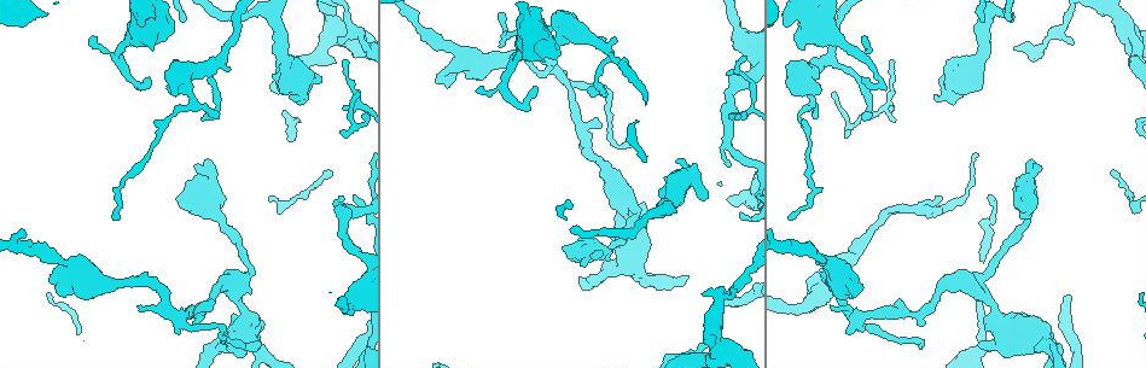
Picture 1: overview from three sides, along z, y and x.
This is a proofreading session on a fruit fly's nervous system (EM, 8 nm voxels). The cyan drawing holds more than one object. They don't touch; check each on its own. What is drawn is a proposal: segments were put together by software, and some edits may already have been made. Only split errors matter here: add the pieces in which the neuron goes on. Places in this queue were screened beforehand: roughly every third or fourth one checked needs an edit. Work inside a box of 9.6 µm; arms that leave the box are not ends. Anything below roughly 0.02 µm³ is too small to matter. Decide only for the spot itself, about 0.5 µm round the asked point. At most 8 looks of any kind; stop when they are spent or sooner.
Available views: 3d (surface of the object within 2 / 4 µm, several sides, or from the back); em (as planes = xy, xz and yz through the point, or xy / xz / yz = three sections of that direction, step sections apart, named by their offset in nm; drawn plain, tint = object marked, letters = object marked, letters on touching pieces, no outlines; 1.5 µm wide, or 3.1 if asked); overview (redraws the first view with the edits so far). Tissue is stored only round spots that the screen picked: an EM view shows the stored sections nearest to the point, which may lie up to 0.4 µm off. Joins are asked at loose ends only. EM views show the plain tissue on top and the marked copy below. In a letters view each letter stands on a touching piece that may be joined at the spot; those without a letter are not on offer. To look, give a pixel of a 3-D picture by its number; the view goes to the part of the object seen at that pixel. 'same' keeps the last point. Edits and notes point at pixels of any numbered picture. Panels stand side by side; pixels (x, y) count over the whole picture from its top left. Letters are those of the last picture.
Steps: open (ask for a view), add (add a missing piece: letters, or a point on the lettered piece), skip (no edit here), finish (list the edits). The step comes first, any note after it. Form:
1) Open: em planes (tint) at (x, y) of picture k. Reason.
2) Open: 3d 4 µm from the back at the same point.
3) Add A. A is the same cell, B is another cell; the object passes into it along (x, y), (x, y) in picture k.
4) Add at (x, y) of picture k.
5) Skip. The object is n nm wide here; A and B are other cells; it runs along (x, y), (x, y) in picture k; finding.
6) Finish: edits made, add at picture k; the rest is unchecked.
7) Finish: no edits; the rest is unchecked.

Open: 3d 2 µm at (450, 83) of picture 1. An open end.

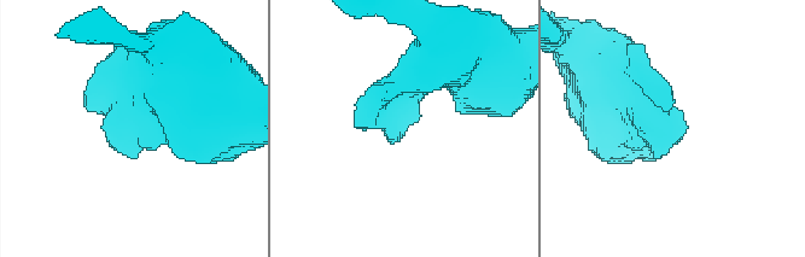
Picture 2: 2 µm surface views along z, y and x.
Open: em xy step 4 (tint) at (675, 128) of picture 2.

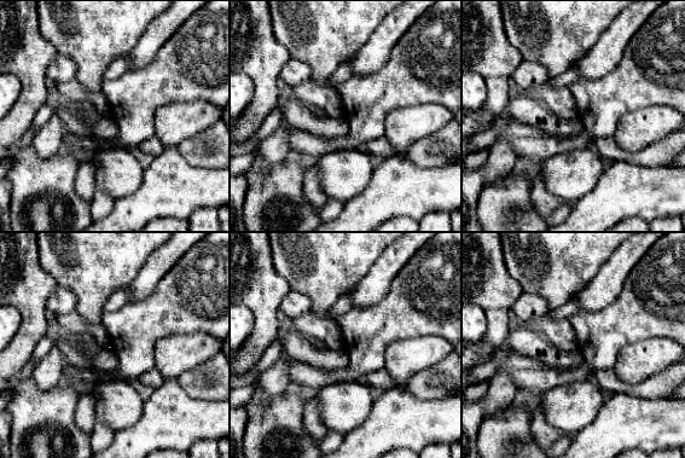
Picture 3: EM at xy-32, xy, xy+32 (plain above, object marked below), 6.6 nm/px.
Open: em planes (letters) at the same point. Cut it another way.

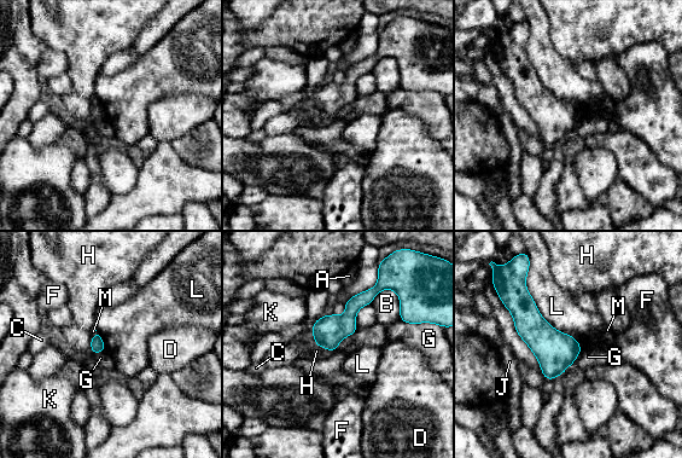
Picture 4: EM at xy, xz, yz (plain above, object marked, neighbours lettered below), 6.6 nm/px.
Skip. A, B, C, D, F, G, H, J, K, L and M are other cells; a border runs along (89, 337), (89, 352), (92, 354) in picture 4; none of them fits.

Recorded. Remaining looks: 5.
Open: 3d 4 µm from the back at (481, 87) of picture 1. Branch stops here.

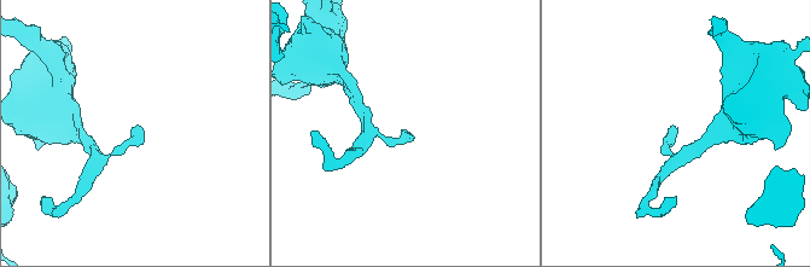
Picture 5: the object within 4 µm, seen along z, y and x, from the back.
Open: em planes (tint) at (673, 127) of picture 5. Shape alone is not enough.

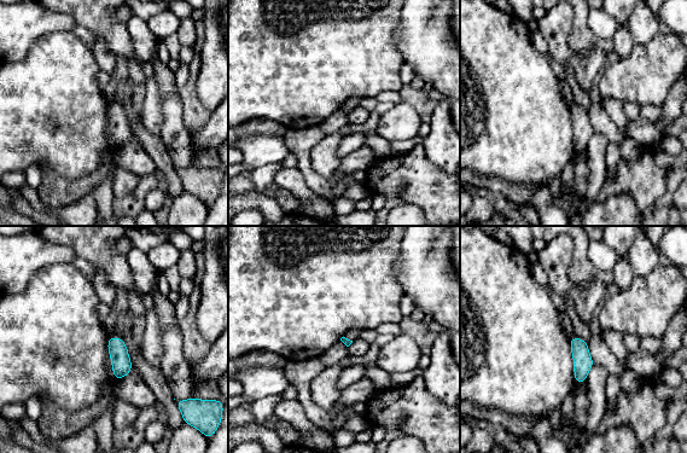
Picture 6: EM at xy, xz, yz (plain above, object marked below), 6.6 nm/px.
Open: em planes (letters) at the same point.

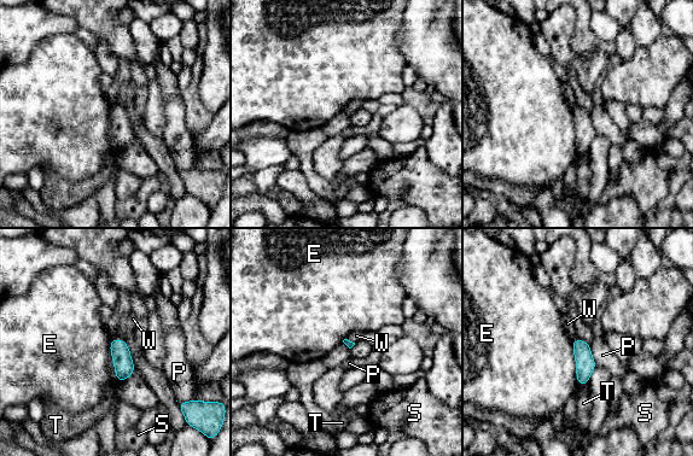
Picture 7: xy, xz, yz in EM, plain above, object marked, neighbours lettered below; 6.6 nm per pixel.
Skip. E, P, S, T and W are other cells; a border runs along (115, 337), (124, 342) in picture 7; none of them fits.

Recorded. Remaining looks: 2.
Open: 3d 2 µm at (337, 41) of picture 1. Free end.

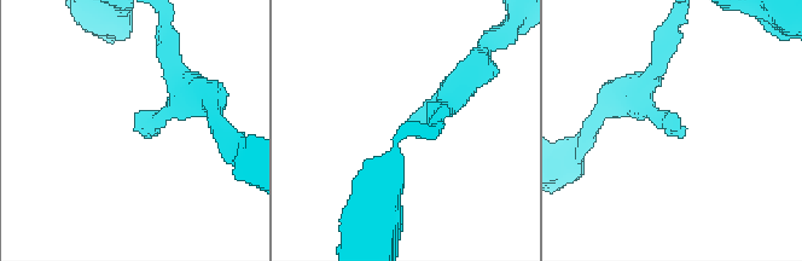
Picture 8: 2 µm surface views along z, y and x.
Open: em planes (letters) at (136, 128) of picture 8.

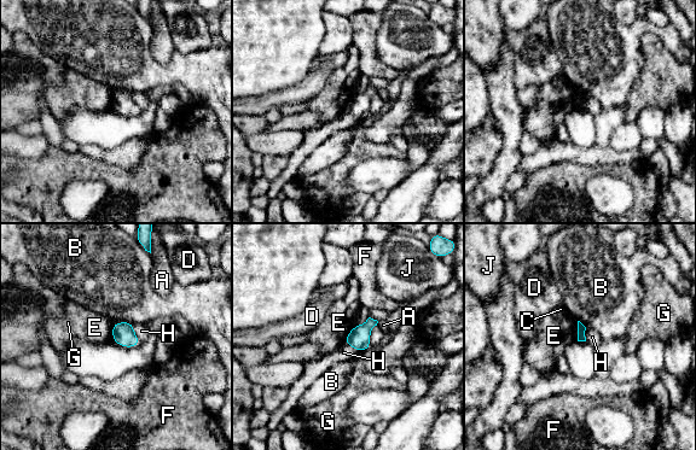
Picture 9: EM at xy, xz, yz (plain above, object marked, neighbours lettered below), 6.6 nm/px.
Skip. A, B, C, D, E, F, G, H and J are other cells; a border runs along (576, 321), (578, 340) in picture 9; no lettered piece goes on from it.

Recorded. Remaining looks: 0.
Finish: no edits; the rest is unchecked.

